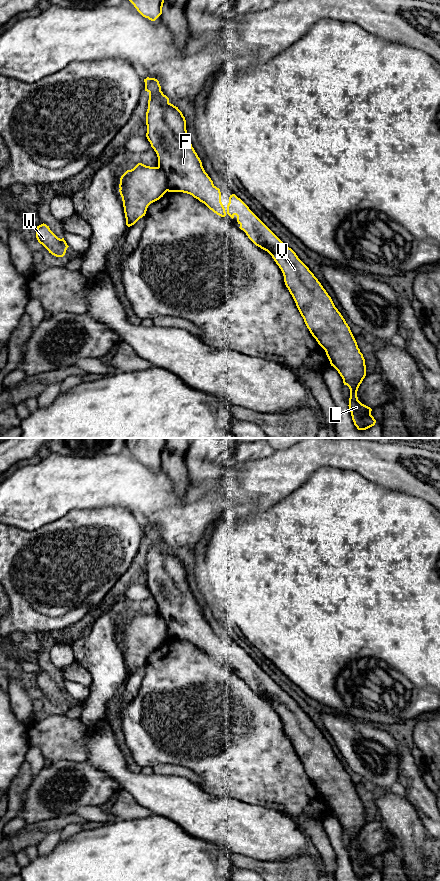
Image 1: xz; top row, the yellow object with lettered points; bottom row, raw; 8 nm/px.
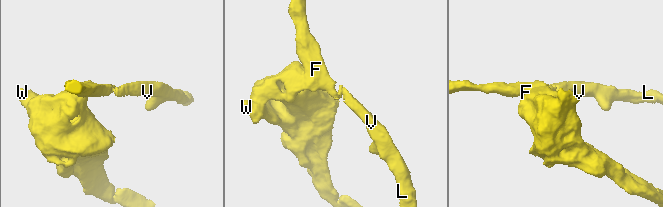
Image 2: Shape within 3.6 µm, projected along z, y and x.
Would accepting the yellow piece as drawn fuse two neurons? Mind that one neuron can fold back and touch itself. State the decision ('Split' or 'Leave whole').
Split

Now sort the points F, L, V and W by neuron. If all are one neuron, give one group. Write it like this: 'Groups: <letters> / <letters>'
Groups: F L V / W

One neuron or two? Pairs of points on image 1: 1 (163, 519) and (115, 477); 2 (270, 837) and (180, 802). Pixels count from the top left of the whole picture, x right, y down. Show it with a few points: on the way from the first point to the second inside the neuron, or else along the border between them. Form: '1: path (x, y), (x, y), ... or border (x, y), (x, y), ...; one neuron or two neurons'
1: path (151, 507), (127, 483); one neuron
2: path (248, 830), (202, 815); one neuron

